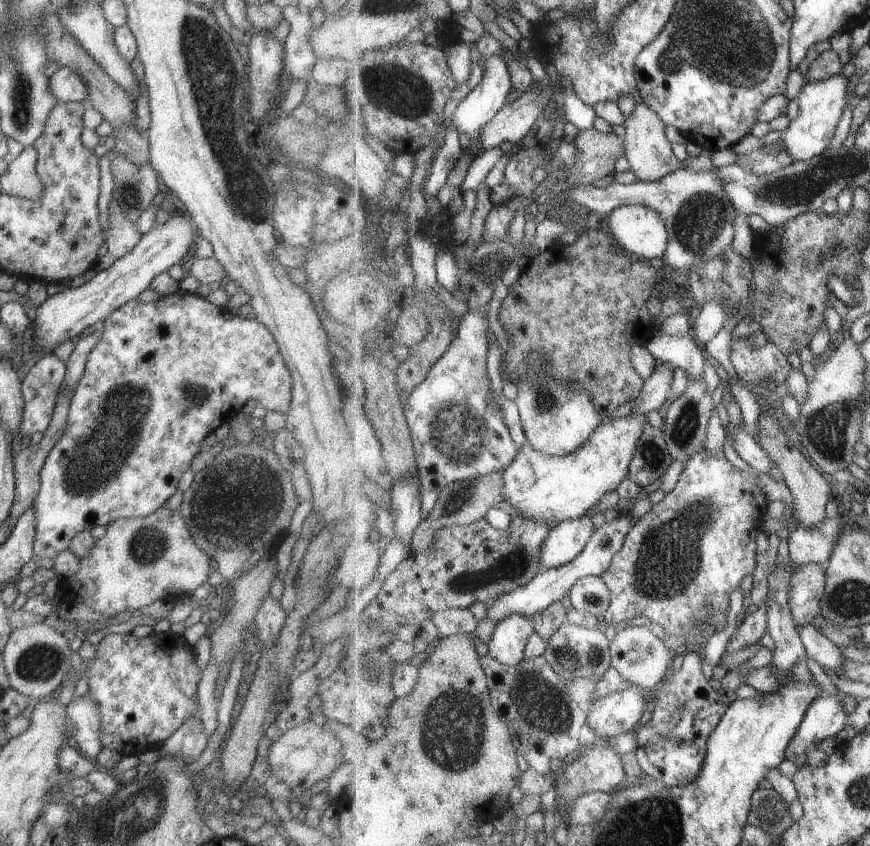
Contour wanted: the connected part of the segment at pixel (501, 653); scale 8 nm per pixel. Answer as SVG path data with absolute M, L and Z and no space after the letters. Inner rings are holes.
M514 614L498 624L489 647L494 656L504 665L517 666L524 660L528 642L535 630L535 622L530 617Z

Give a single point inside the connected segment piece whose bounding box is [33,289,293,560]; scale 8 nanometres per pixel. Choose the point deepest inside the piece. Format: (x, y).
(165, 375)

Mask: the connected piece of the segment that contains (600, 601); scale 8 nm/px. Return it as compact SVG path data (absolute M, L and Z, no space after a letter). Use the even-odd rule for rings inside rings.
M591 575L582 578L570 593L573 606L579 610L594 614L597 618L603 615L612 605L612 592L603 576Z

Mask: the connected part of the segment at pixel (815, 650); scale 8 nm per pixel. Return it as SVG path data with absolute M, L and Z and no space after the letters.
M814 624L800 625L799 630L809 657L819 662L828 672L842 674L840 668L848 658L842 654L841 646L828 638L822 630L818 630Z

